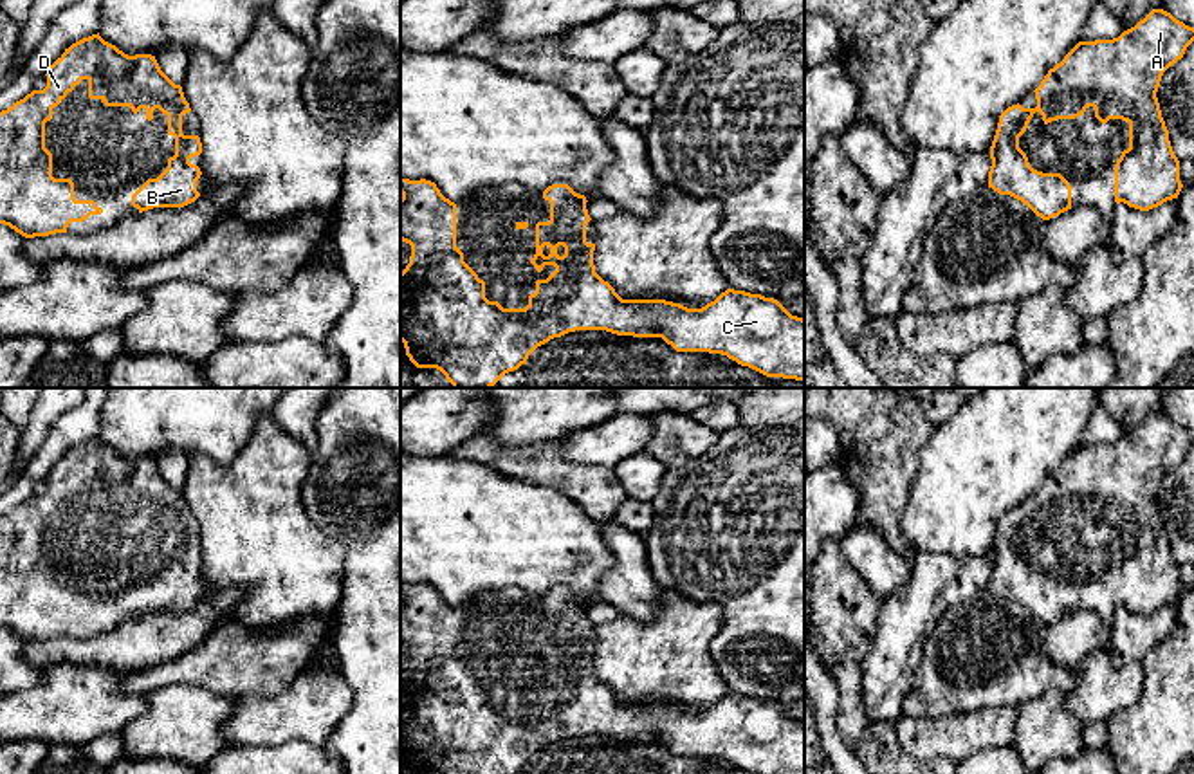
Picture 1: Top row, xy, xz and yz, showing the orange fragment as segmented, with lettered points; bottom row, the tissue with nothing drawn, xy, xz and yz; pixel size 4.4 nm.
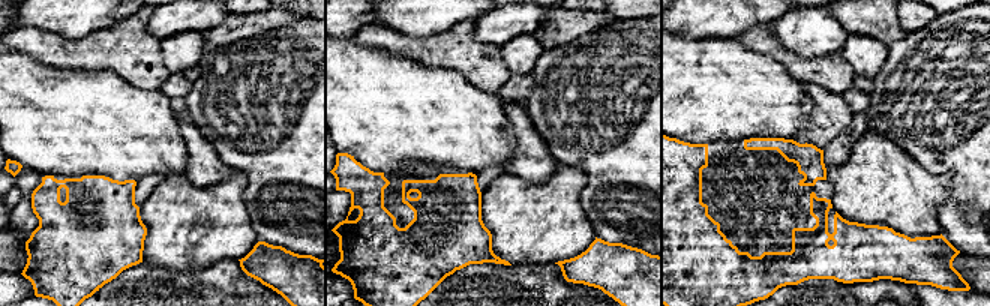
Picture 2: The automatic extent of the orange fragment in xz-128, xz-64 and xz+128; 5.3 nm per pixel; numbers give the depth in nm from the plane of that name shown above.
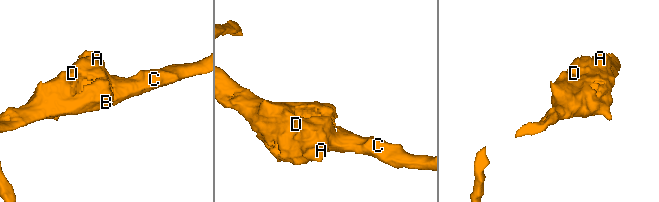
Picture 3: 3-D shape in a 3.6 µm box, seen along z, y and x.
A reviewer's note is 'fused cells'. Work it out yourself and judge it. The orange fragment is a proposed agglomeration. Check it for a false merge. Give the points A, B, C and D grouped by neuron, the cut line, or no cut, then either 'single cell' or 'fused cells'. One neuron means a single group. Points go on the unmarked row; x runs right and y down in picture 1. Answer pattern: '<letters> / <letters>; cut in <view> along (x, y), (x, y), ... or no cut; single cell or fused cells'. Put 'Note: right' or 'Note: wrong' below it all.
A B C D; no cut; single cell
Note: wrong

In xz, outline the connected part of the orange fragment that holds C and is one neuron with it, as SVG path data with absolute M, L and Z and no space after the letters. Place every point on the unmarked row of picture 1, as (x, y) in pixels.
M400 583L400 644L411 650L411 660L400 677L400 745L417 772L436 774L518 774L528 760L554 742L575 734L606 734L617 740L662 742L676 756L721 758L752 774L804 774L804 723L792 720L777 704L745 695L727 693L702 713L687 713L666 704L622 704L593 669L595 648L586 646L592 624L586 601L568 588L552 588L543 595L550 606L550 624L536 628L536 659L530 668L537 677L545 669L556 675L536 686L525 713L503 713L485 702L485 686L464 666L456 651L456 608L445 603L435 586Z

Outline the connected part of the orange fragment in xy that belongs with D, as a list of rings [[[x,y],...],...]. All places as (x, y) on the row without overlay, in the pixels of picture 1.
[[[97,437],[65,453],[45,480],[47,491],[43,494],[32,494],[0,516],[0,628],[25,642],[34,642],[67,637],[70,626],[83,626],[90,619],[103,617],[94,604],[74,603],[70,583],[52,581],[52,557],[45,552],[45,527],[52,523],[52,512],[83,484],[88,485],[88,502],[101,503],[106,511],[130,511],[133,518],[144,512],[148,525],[153,523],[155,512],[168,520],[168,538],[175,541],[175,559],[168,563],[168,572],[157,583],[148,583],[132,599],[132,610],[139,617],[153,612],[184,612],[200,601],[197,585],[202,576],[189,563],[202,557],[202,547],[198,539],[182,538],[182,520],[191,512],[182,491],[161,475],[155,460],[128,460]]]

